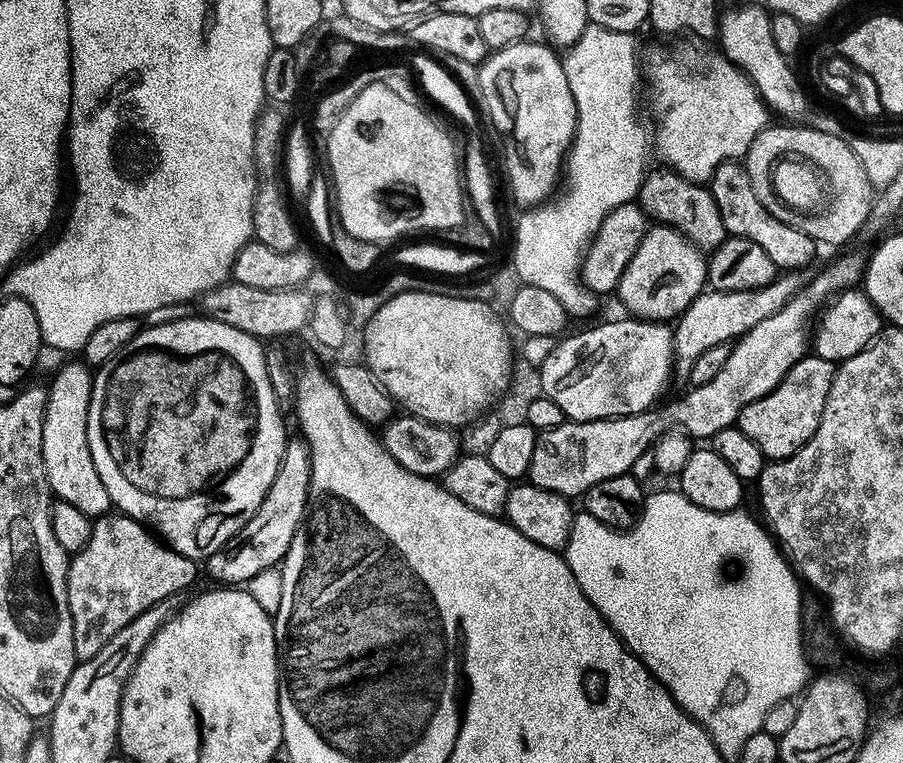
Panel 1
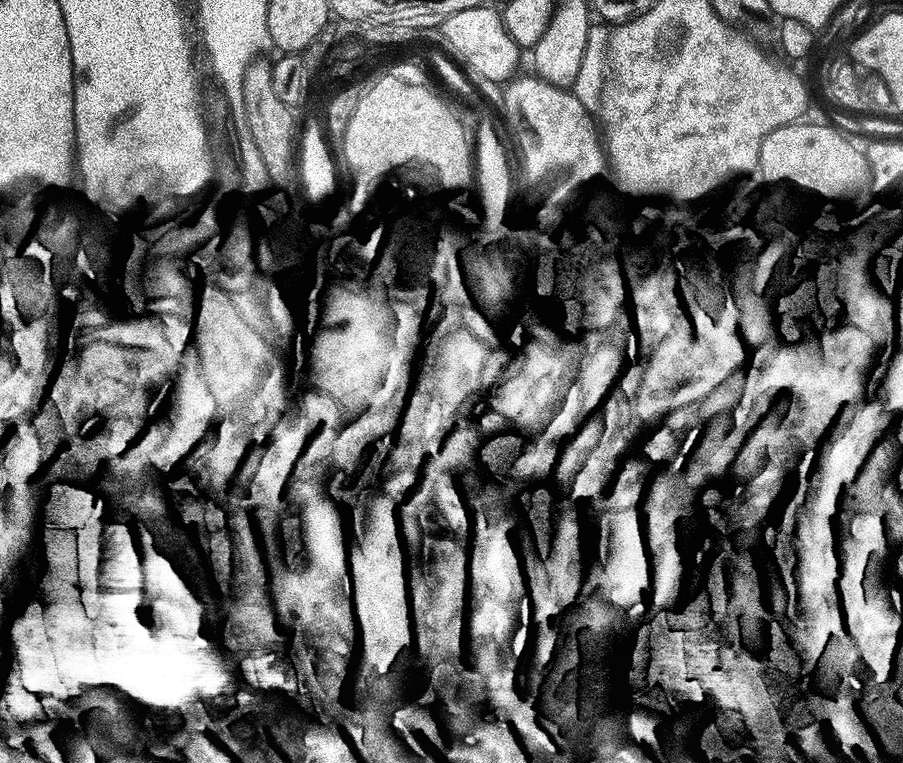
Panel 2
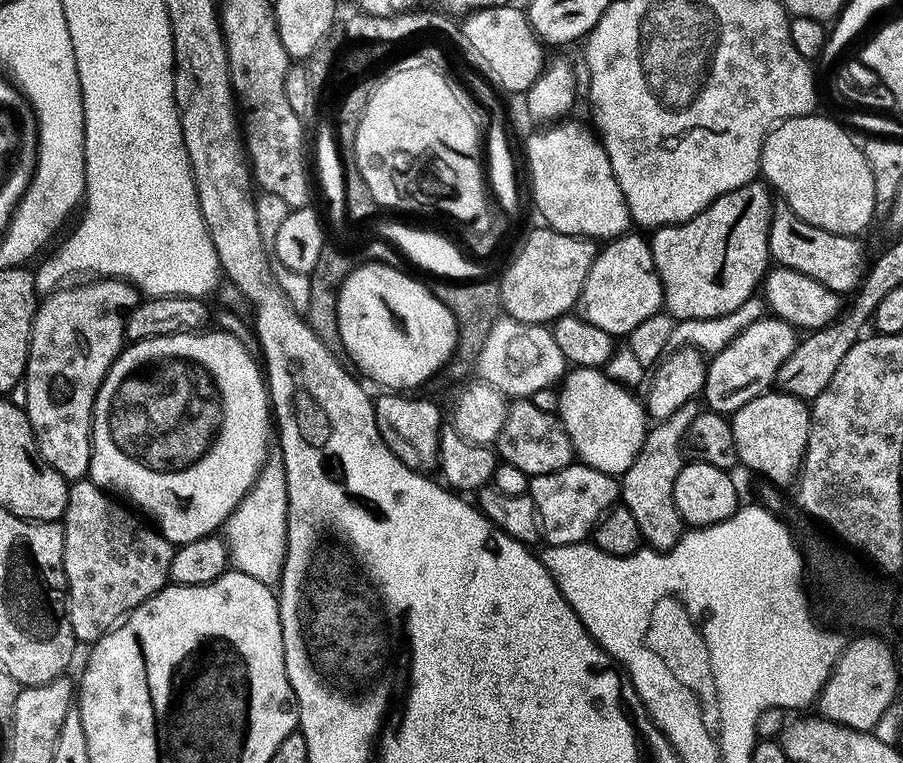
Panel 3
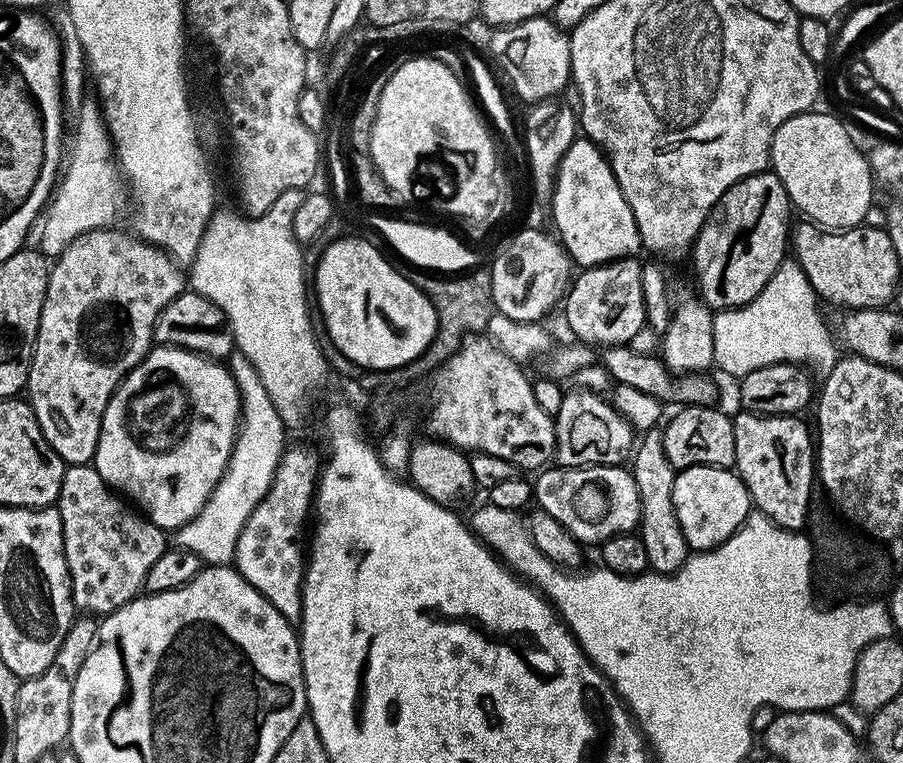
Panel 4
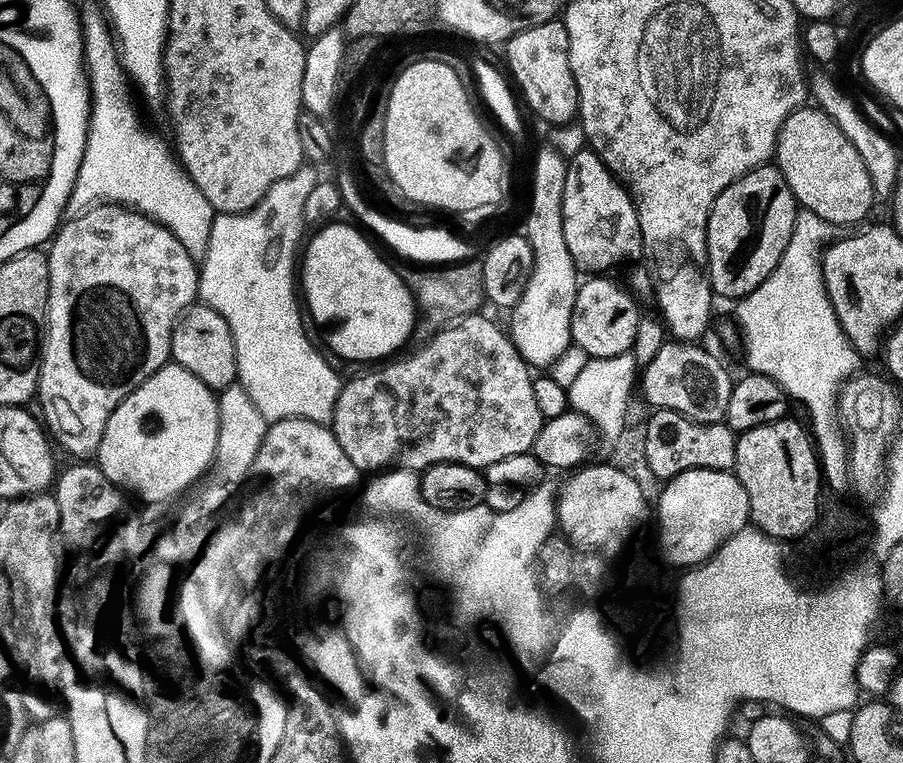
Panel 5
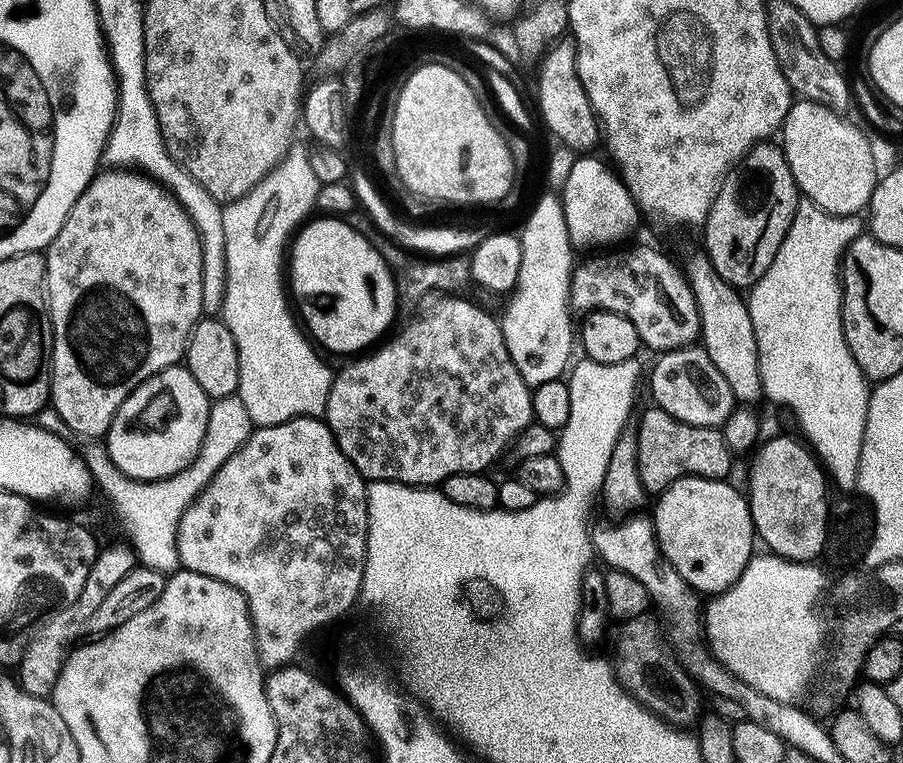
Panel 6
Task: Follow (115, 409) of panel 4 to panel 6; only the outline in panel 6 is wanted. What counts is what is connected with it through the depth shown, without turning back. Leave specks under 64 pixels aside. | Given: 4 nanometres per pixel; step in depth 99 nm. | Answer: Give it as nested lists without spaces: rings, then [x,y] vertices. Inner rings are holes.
[[[173,366],[151,376],[146,382],[139,384],[118,410],[114,422],[106,437],[108,453],[126,474],[135,480],[168,480],[178,474],[186,466],[192,464],[192,459],[202,446],[202,438],[206,434],[208,421],[208,405],[210,397],[194,382],[194,374],[190,374],[187,366]]]

